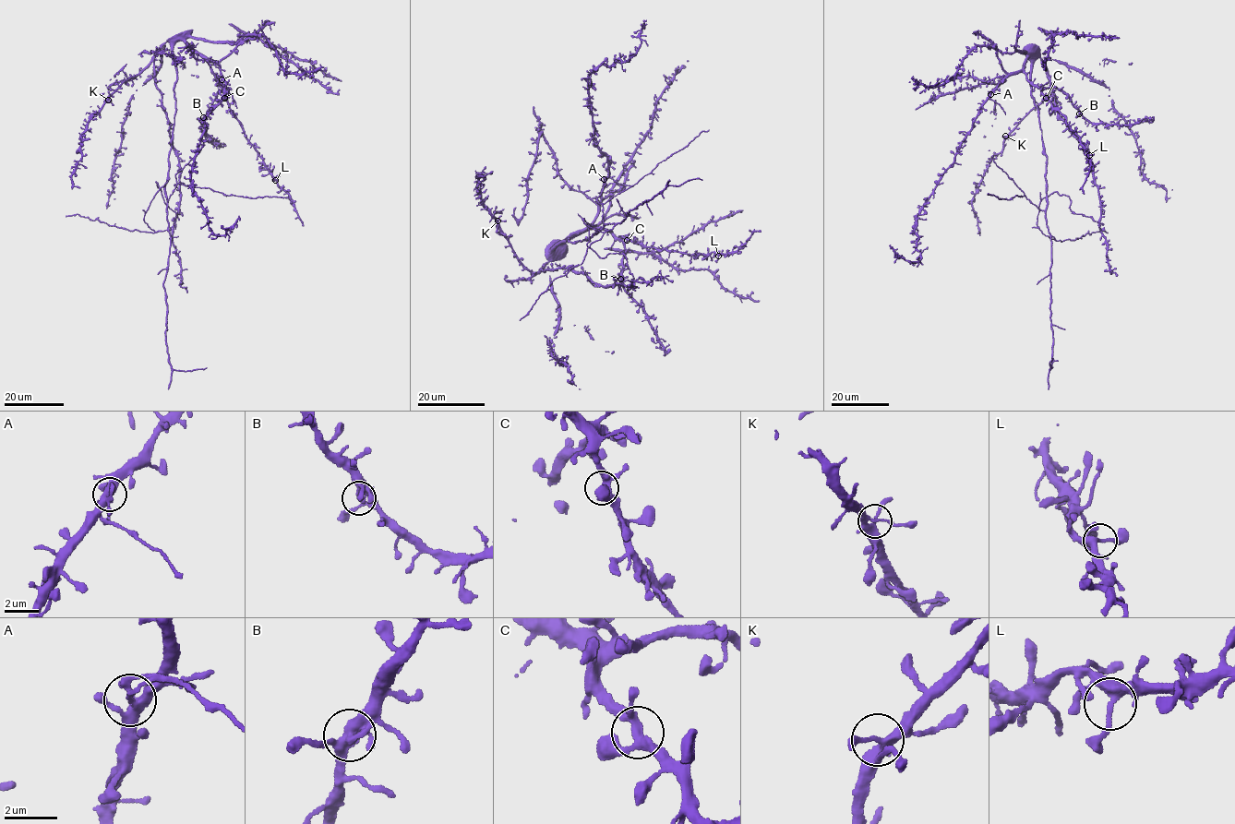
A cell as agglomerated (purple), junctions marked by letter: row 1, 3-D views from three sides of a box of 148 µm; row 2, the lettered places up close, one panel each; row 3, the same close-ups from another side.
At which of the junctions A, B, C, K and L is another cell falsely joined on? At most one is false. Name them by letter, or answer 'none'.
A

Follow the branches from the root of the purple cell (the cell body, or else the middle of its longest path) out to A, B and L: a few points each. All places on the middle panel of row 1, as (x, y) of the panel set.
A: (555, 246), (580, 233), (593, 220), (604, 180)
B: (555, 246), (586, 228), (600, 226), (618, 237), (625, 247), (620, 279)
L: (555, 246), (586, 228), (600, 226), (617, 237), (658, 250), (689, 255), (713, 252), (718, 256)

